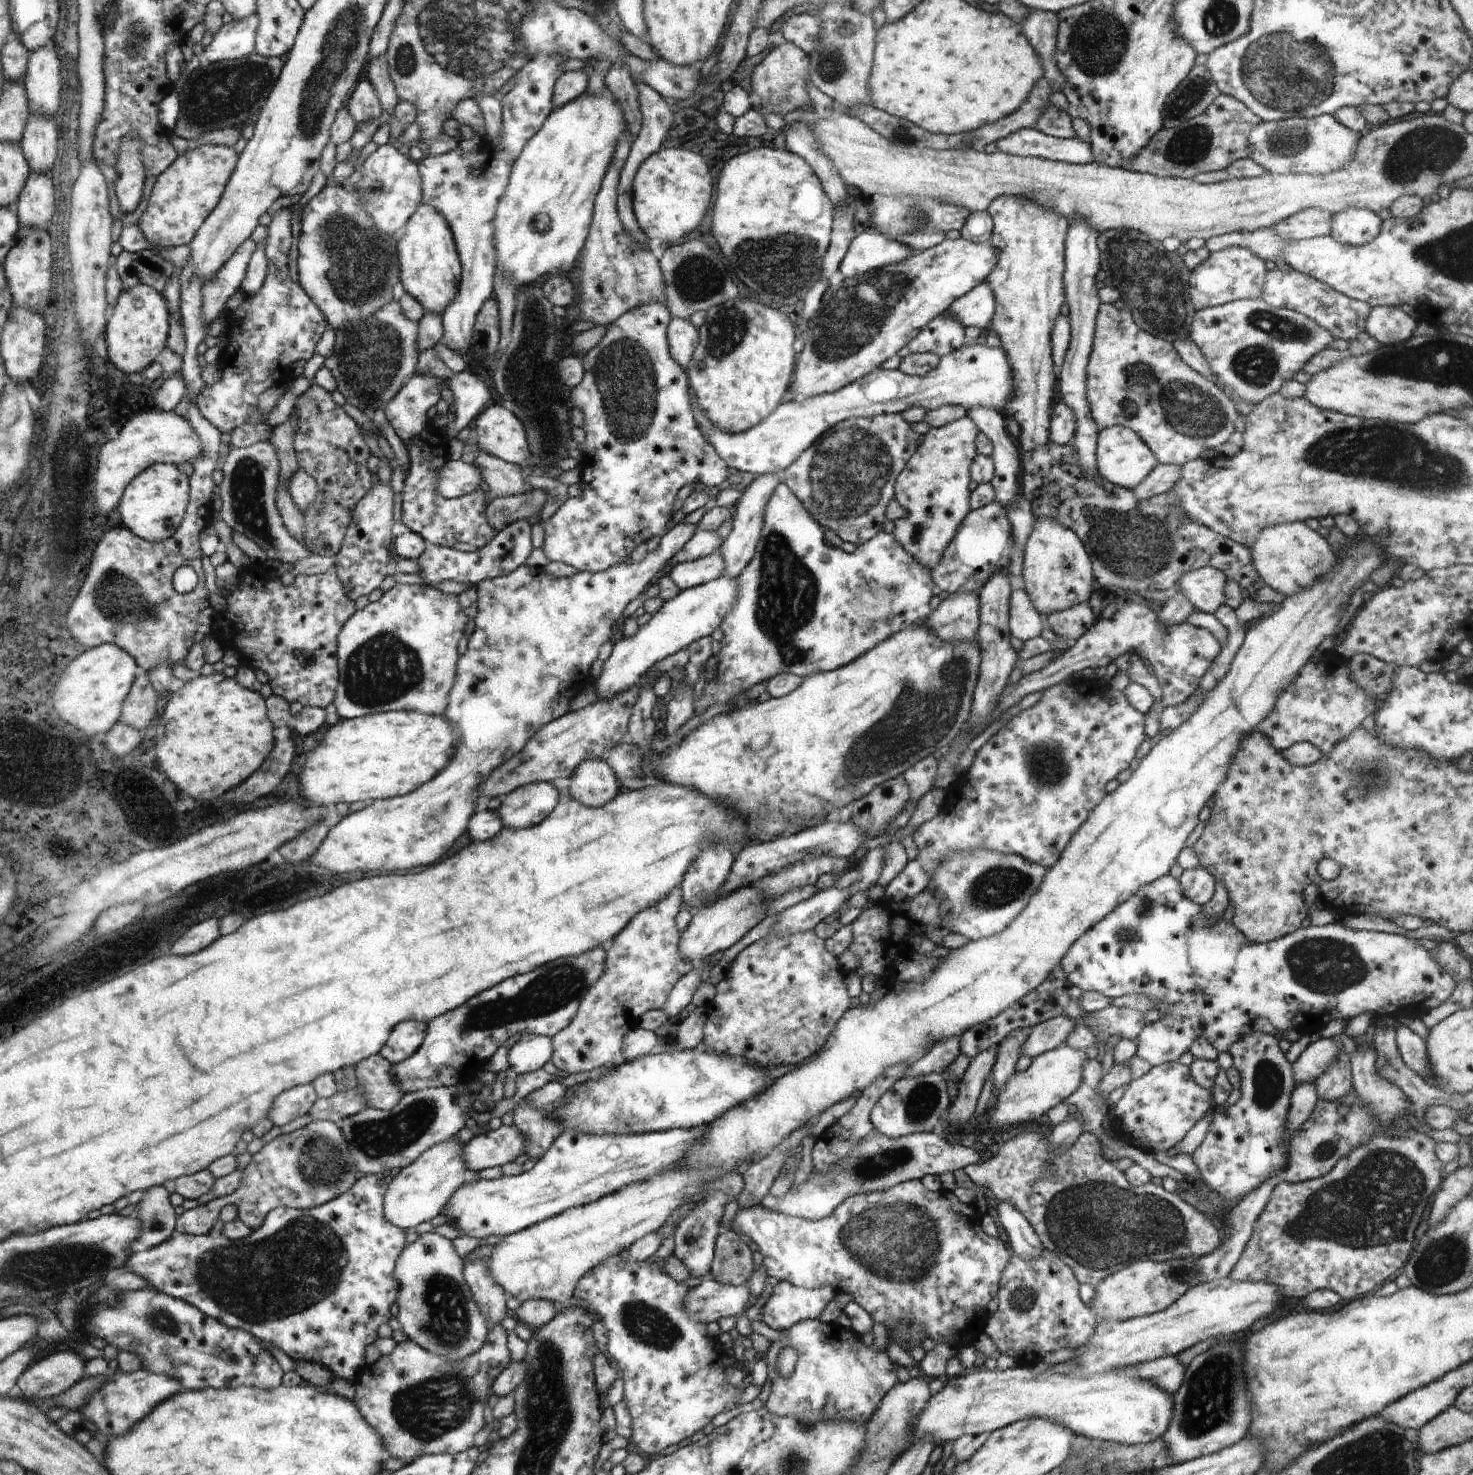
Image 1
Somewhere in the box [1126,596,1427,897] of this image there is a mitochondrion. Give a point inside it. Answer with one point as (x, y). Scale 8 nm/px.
(1370, 777)

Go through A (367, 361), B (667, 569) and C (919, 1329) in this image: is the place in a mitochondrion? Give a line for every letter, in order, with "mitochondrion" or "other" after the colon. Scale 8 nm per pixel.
A: mitochondrion
B: other
C: other

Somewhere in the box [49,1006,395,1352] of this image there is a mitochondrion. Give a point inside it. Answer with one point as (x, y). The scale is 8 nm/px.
(299, 1265)

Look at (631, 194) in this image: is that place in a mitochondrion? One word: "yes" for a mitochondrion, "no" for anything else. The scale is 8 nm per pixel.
no

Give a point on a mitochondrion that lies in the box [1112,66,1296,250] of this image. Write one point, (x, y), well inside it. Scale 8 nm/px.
(1192, 143)

